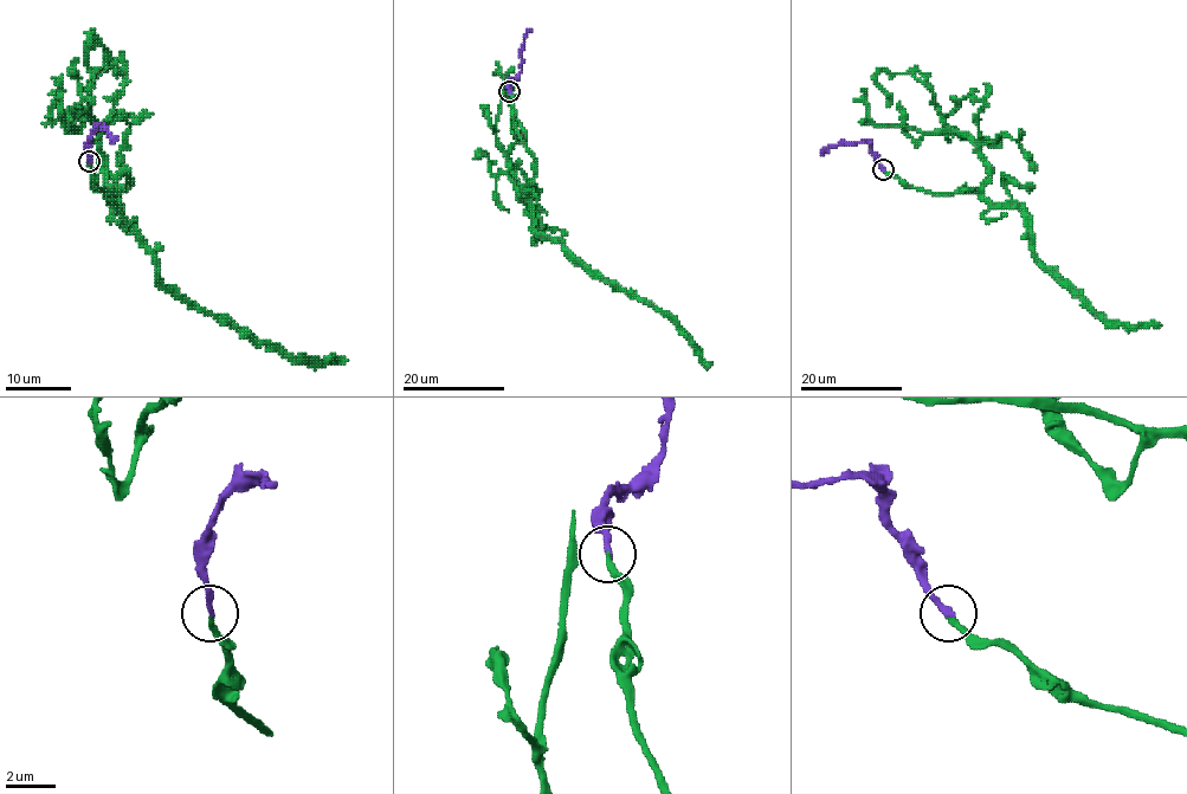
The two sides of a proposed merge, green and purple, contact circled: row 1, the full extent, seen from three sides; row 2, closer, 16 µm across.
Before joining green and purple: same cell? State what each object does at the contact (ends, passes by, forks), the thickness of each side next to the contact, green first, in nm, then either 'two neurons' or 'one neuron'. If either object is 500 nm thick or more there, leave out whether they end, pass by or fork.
green ends there; purple ends there; 240 nm thick on the green side, 240 nm on the other; one neuron

